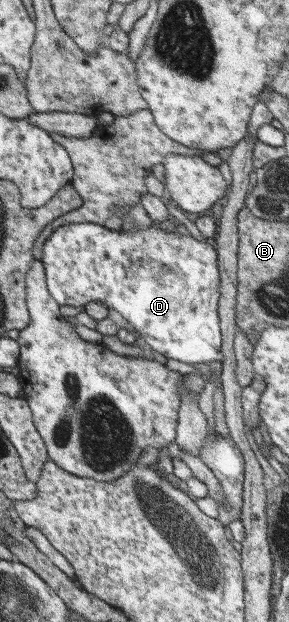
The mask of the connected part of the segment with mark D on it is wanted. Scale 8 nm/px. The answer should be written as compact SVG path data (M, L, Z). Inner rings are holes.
M87 222L64 224L50 234L42 246L39 262L44 266L48 291L59 304L84 306L87 302L102 302L116 310L133 327L137 337L142 338L153 351L185 364L200 368L211 360L221 362L219 352L220 318L217 318L217 298L220 293L220 274L217 274L215 250L207 243L192 237L159 232L155 224L141 230L110 231L93 227Z

